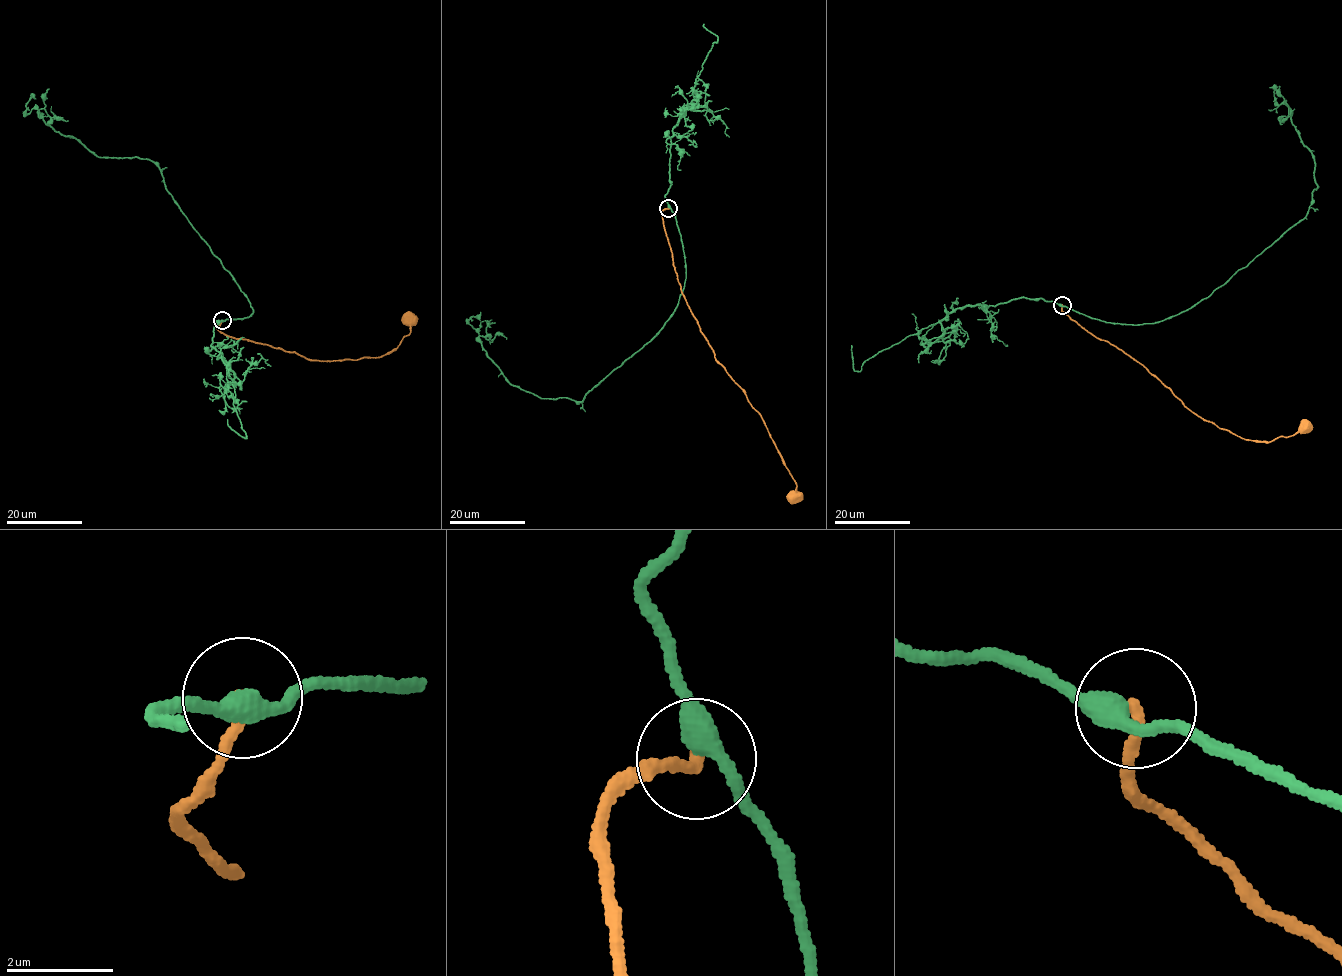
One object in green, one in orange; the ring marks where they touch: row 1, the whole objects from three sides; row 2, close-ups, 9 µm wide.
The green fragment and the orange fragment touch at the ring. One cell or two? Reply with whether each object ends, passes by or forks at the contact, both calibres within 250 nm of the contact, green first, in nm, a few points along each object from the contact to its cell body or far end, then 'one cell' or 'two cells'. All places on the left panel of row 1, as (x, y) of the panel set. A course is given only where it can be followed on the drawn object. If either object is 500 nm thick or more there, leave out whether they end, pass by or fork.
green passes by | orange ends | 360/220 nm | green via (222, 320), (254, 309), (160, 171), (146, 159), (95, 156), (44, 122), (37, 109), (26, 113), (33, 97) | orange via (222, 320), (217, 328), (220, 331), (320, 361), (355, 360), (389, 353), (410, 333), (408, 319) | two cells

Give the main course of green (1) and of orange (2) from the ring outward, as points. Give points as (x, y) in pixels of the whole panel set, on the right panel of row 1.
1: (1062, 305), (1111, 323), (1158, 323), (1208, 297), (1304, 217), (1318, 185), (1315, 159), (1270, 87)
2: (1062, 305), (1072, 318), (1141, 364), (1191, 410), (1219, 428), (1244, 439), (1267, 443), (1305, 427)

